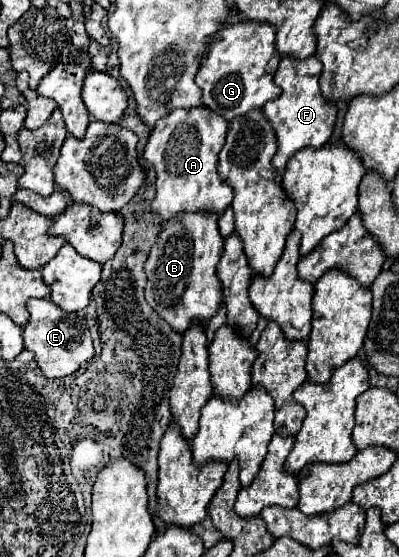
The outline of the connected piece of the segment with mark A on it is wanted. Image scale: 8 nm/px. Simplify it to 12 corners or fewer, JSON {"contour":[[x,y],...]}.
{"contour":[[206,107],[156,123],[152,213],[230,207],[216,171],[228,123]]}

